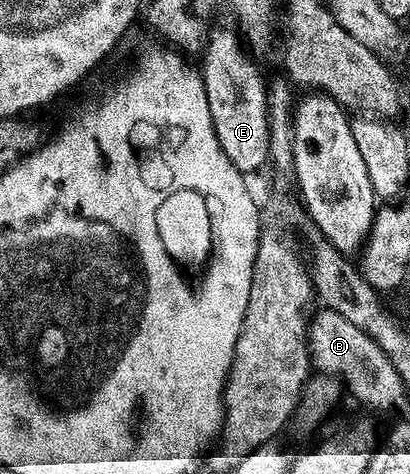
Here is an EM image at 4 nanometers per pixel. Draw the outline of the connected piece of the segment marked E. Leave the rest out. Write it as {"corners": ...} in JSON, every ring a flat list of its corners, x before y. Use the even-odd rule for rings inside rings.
{"corners":[[223,27,220,31,215,29,208,34,206,44,201,51,201,57,203,57,201,74,219,148,225,153,225,157,229,157,229,161,235,165,235,168,242,173,249,173,249,171,259,171,263,166,266,168,269,163,269,116,267,116,269,83,268,80,263,80,258,65,247,56,248,48,244,40,234,30,232,31]]}

